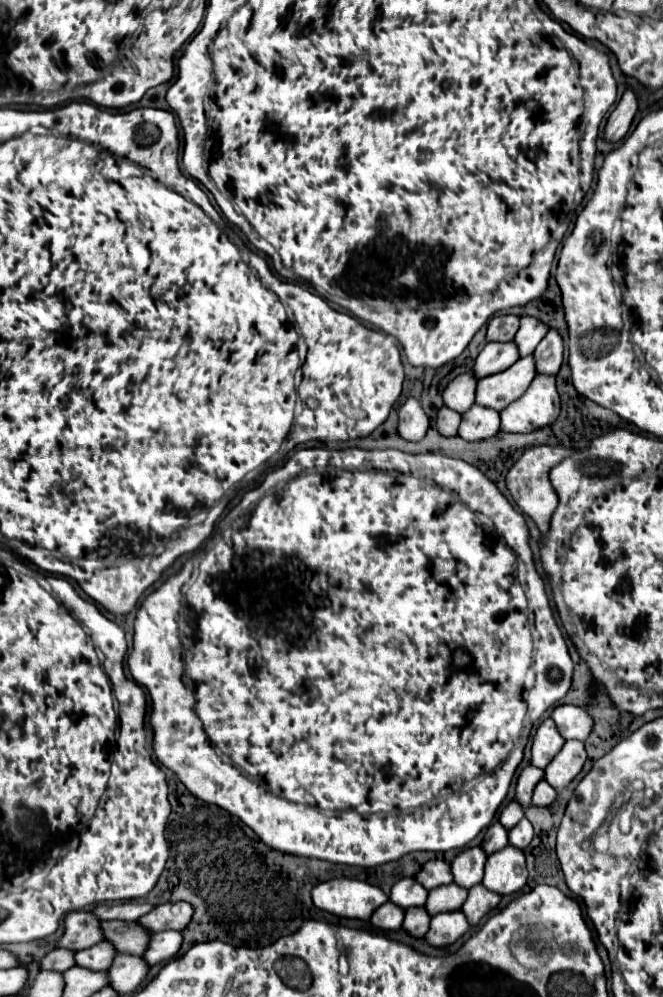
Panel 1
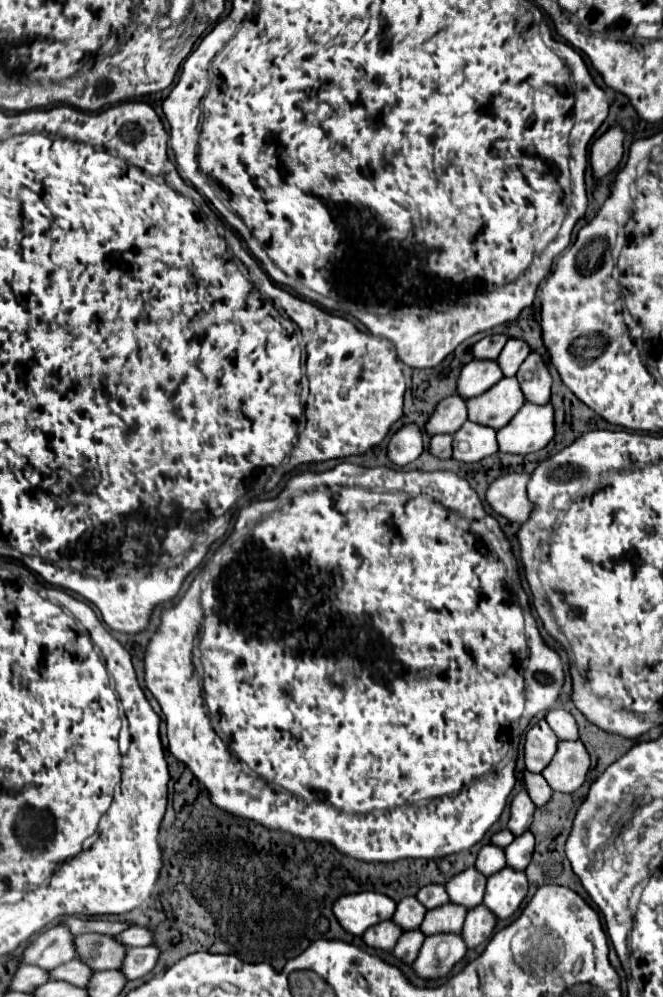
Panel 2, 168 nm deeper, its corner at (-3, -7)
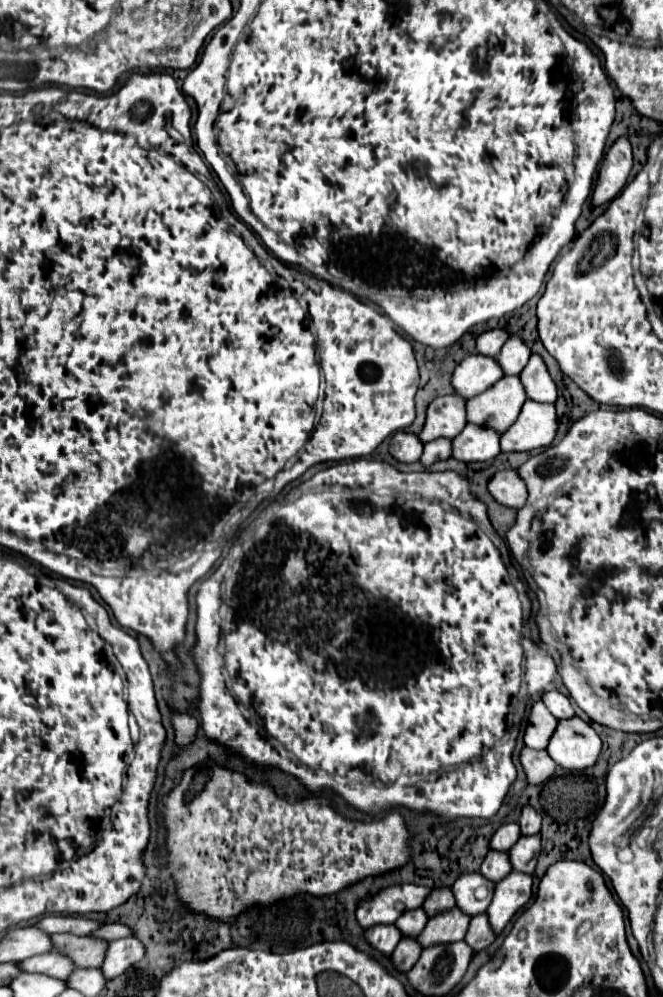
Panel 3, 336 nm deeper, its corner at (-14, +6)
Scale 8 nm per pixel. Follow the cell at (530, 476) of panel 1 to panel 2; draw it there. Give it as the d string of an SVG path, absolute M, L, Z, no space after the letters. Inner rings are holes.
M507 474L497 478L485 494L487 504L511 522L525 522L533 508L533 504L527 500L527 476L529 474Z

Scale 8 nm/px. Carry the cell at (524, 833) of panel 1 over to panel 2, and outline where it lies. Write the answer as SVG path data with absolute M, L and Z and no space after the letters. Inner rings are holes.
M525 832L523 836L515 838L507 848L505 848L505 858L507 858L507 866L513 870L525 870L531 862L531 854L533 854L533 846L535 846L535 838L531 832Z

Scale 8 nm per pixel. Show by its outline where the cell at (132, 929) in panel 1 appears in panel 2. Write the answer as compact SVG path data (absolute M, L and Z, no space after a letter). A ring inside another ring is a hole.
M83 934L75 938L75 952L77 958L87 964L93 972L101 972L101 970L119 970L119 962L123 960L123 946L119 946L115 942L113 936L103 936L103 934Z

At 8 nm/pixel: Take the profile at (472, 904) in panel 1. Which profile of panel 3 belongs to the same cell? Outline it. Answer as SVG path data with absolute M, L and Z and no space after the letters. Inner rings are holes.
M486 913L474 915L472 921L470 921L470 927L468 927L468 933L466 933L464 941L474 951L480 951L480 949L486 949L494 939L496 939L496 935L494 935L494 929L490 929L488 915Z

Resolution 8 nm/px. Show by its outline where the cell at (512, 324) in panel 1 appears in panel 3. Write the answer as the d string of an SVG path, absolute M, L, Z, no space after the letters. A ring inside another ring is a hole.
M490 329L486 333L482 333L478 339L476 339L476 347L482 355L490 355L490 357L496 357L502 349L502 345L506 343L508 339L508 331L504 329Z

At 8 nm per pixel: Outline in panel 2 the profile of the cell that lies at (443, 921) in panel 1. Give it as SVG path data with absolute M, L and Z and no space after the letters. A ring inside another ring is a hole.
M429 936L425 938L411 968L423 980L439 980L453 970L465 952L467 946L463 944L461 936Z

